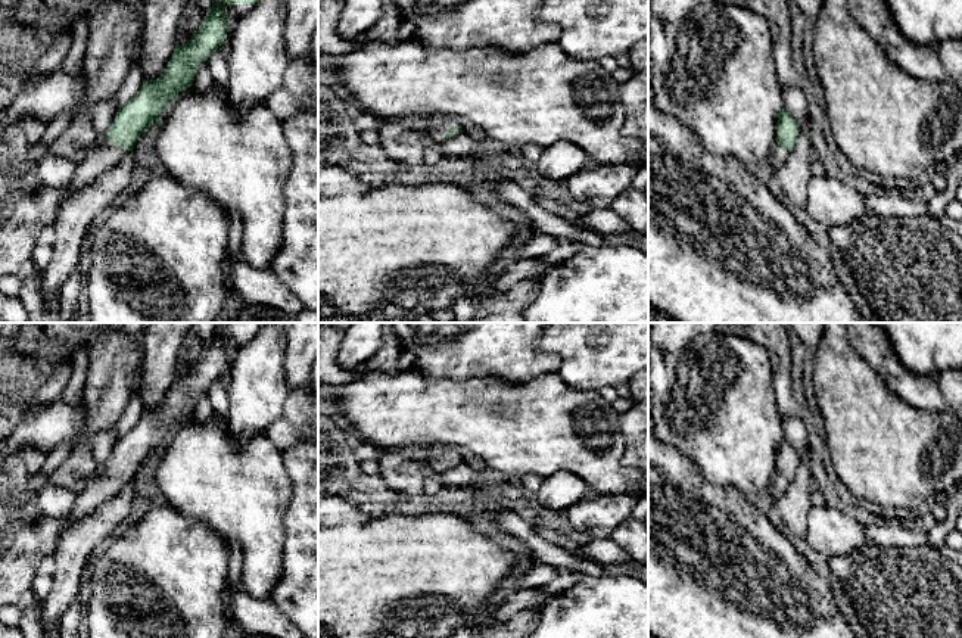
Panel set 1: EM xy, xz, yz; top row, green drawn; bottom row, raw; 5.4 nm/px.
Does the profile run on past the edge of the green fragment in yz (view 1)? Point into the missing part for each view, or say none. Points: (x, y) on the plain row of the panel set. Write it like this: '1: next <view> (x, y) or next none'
1: next yz (778, 485)

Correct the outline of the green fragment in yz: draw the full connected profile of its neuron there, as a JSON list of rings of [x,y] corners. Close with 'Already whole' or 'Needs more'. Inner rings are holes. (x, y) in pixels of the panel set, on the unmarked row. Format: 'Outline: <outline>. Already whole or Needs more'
Outline: [[[784,438],[778,444],[778,454],[776,454],[776,473],[768,488],[768,498],[776,504],[778,499],[785,494],[787,488],[790,486],[796,470],[798,467],[800,457],[793,445]]]. Needs more

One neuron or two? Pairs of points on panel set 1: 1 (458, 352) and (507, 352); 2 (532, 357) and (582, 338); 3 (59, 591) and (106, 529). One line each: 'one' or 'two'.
1: one
2: two
3: one

